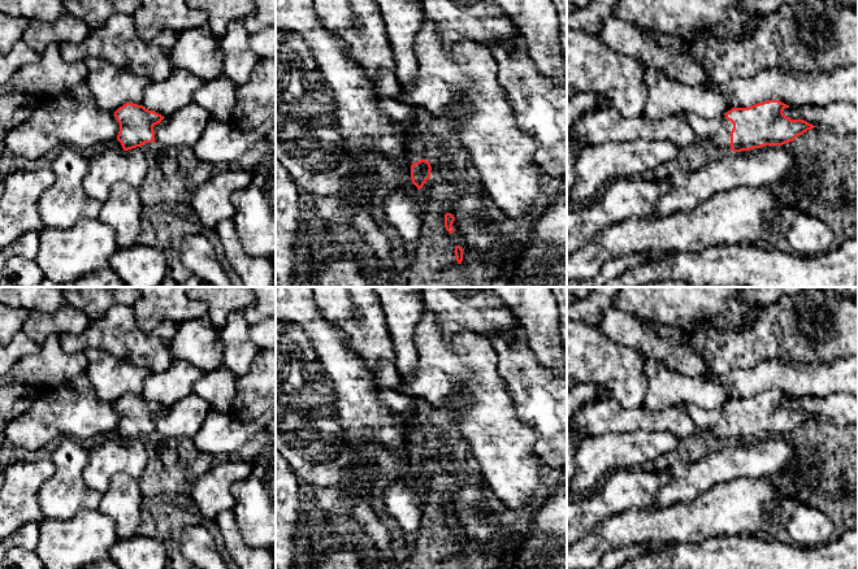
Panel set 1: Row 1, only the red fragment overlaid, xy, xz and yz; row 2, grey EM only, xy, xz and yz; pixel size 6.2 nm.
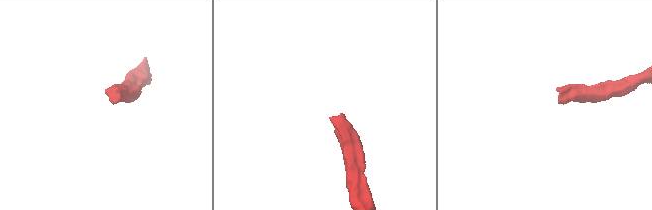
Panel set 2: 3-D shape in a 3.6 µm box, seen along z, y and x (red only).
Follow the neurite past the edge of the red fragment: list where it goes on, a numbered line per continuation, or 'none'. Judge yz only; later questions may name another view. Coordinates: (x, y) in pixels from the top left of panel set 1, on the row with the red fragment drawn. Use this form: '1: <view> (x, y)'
1: yz (716, 130)

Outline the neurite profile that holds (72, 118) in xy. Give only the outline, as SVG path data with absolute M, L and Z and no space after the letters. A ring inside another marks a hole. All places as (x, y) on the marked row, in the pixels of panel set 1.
M81 82L46 99L29 121L8 134L5 149L35 161L62 147L91 149L117 139L118 131L114 113L100 109L90 87Z

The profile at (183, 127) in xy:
M190 103L153 126L155 139L172 147L192 147L211 117L204 108Z

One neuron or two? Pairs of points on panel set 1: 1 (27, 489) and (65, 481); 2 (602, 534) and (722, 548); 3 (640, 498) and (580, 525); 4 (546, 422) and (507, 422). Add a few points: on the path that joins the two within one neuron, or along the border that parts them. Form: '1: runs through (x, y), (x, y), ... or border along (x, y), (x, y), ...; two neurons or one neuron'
1: border along (51, 459), (55, 472), (38, 494), (43, 516); two neurons
2: border along (709, 535), (696, 542), (679, 542), (675, 544); two neurons
3: runs through (625, 498), (614, 498), (602, 503), (594, 511); one neuron
4: border along (508, 395), (516, 415), (533, 430), (534, 451); two neurons

